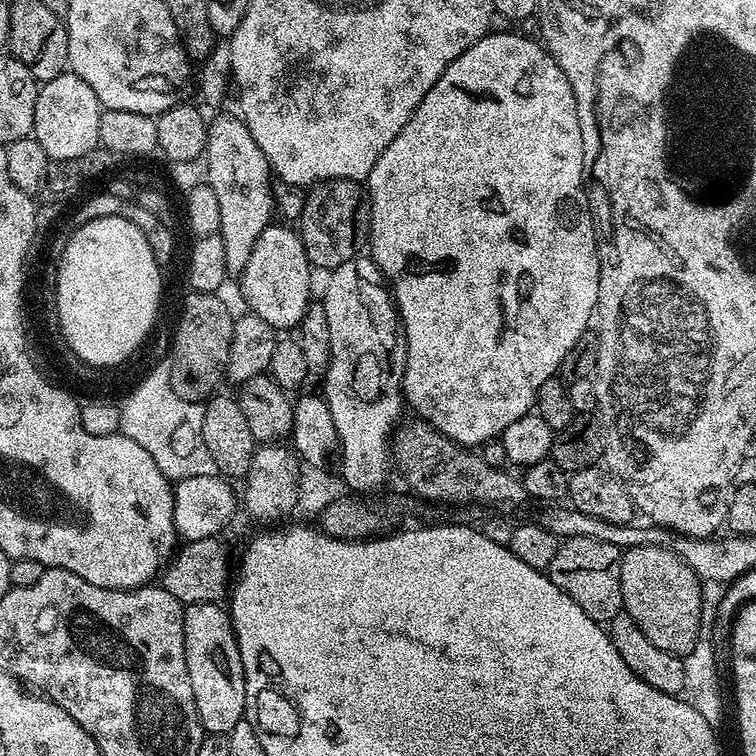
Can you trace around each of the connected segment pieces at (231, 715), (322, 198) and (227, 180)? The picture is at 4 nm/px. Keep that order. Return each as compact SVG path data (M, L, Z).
M219 603L214 604L189 604L184 610L184 645L186 646L186 670L190 674L190 690L194 690L194 702L196 703L196 713L200 719L201 726L204 727L205 733L208 734L227 734L234 730L234 726L238 726L240 720L245 719L244 707L246 706L246 682L244 681L244 671L242 670L242 658L238 650L238 642L236 641L236 631L232 625L232 617L227 607L221 606Z
M323 180L321 184L311 185L304 197L298 231L304 237L304 249L313 269L331 270L342 266L342 262L350 262L350 258L361 255L363 248L360 247L369 243L372 231L372 205L368 202L365 185L354 180Z
M239 115L220 116L208 125L208 145L202 157L208 163L206 182L218 197L218 206L222 210L219 236L222 246L226 246L226 270L228 276L239 277L254 254L254 242L262 238L262 230L274 220L272 203L272 185L274 173L268 164L262 146L254 142L254 134L244 124Z

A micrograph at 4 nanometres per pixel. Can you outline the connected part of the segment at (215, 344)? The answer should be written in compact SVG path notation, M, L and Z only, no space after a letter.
M189 291L180 308L180 321L172 336L172 360L168 364L168 381L183 400L204 402L217 391L225 379L234 313L228 309L223 295L214 292Z

